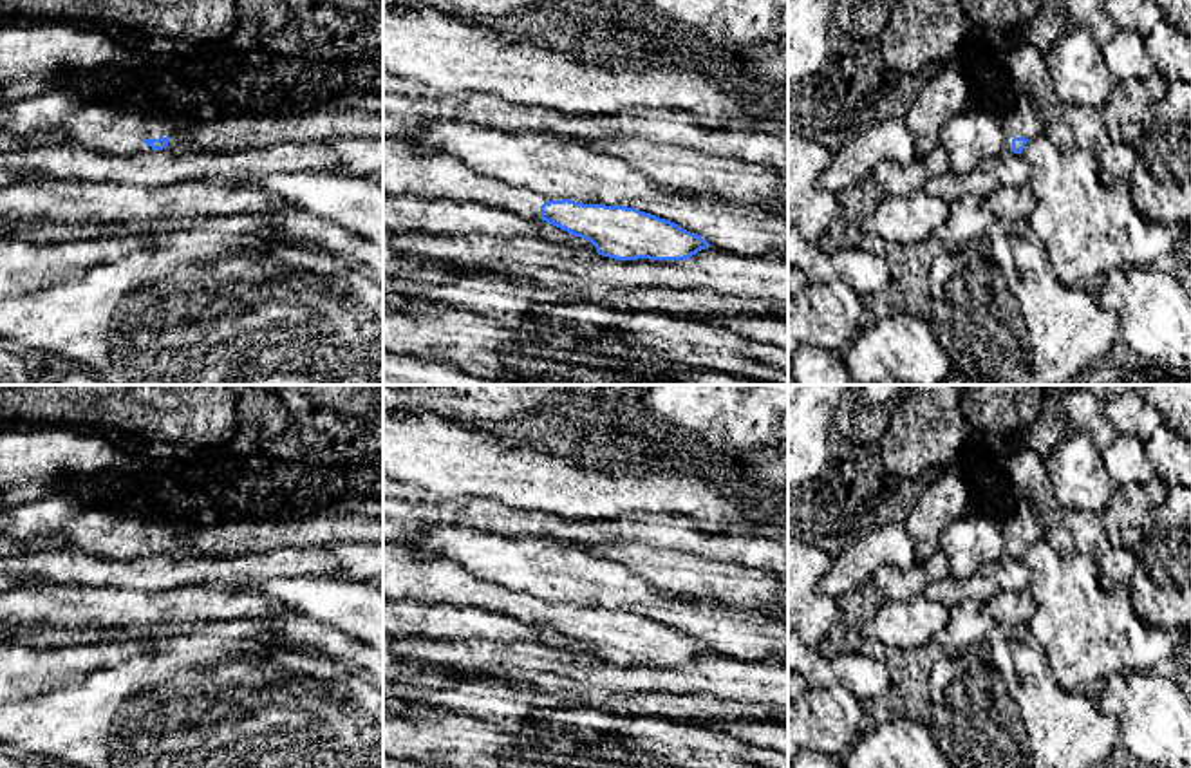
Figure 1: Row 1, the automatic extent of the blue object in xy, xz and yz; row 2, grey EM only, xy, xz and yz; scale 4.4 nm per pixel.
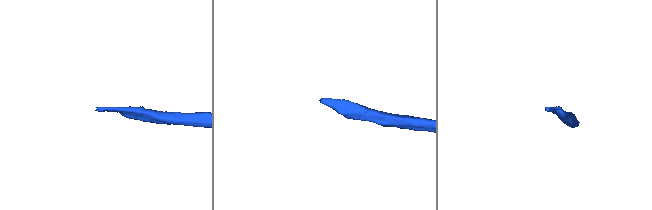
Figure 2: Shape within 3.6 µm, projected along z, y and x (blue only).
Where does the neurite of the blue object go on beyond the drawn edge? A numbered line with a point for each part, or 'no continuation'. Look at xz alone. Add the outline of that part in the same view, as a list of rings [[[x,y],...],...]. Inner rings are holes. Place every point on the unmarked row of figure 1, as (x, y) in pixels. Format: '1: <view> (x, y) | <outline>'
1: xz (405, 573) | [[[389,542],[383,544],[383,600],[401,598],[414,598],[427,605],[446,604],[454,607],[479,607],[513,616],[515,620],[531,625],[540,623],[540,611],[544,607],[562,605],[560,602],[544,602],[524,591],[510,591],[497,584],[479,580],[454,560],[430,558],[412,551],[401,542]]]

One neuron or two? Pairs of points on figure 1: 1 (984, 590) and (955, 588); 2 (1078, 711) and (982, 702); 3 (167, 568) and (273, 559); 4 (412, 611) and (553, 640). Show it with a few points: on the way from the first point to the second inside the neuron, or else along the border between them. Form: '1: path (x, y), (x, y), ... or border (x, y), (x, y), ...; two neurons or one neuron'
1: path (976, 588), (962, 588); one neuron
2: path (1054, 711), (1005, 711); one neuron
3: path (194, 570), (246, 568); one neuron
4: path (447, 622), (478, 622), (519, 631); one neuron

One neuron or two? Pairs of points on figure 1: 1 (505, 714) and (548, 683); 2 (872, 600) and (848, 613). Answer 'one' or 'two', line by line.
1: one
2: one

